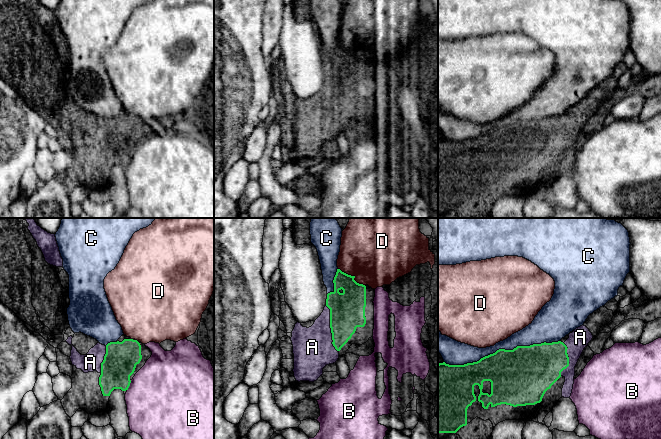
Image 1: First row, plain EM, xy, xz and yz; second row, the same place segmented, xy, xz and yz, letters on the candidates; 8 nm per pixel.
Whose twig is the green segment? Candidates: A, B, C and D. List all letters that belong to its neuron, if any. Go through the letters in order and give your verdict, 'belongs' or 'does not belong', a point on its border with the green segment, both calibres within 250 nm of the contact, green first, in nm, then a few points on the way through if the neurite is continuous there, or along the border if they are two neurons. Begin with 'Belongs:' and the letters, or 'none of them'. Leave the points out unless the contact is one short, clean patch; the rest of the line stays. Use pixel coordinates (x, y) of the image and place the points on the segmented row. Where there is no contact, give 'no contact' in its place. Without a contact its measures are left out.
Belongs: A
A: belongs; meets green in xz at (330, 327); 280 nm thick on the green side, 320 nm on the other
B: does not belong; meets green in xy at (129, 385); 260 nm thick on the green side, 500 nm on the other
C: does not belong; meets green in yz at (501, 349); 420 nm thick on the green side, 150 nm on the other
D: does not belong; meets green in xz at (352, 276); 260 nm thick on the green side, 480 nm on the other

